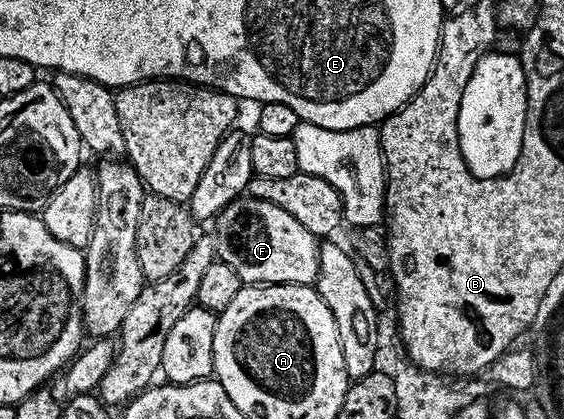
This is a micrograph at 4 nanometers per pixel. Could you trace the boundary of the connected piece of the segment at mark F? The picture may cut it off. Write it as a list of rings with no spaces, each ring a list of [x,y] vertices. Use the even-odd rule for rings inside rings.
[[[242,197],[231,201],[215,220],[216,258],[239,273],[242,284],[313,285],[320,273],[318,240],[286,210],[269,200]]]

